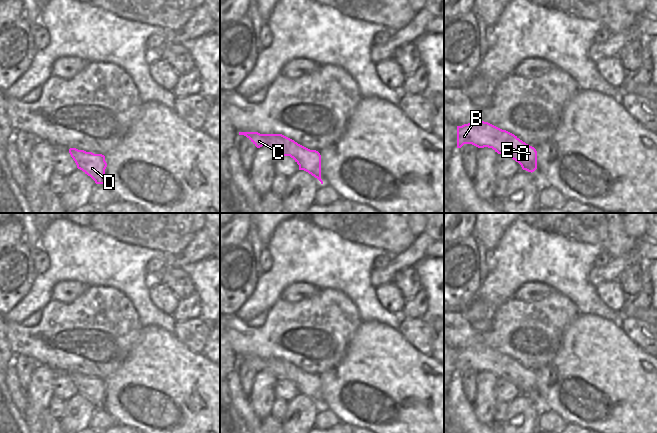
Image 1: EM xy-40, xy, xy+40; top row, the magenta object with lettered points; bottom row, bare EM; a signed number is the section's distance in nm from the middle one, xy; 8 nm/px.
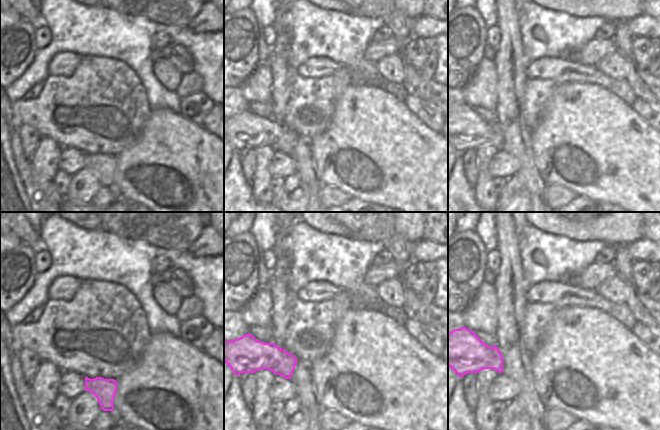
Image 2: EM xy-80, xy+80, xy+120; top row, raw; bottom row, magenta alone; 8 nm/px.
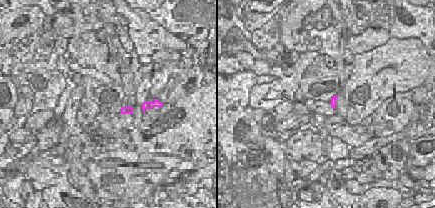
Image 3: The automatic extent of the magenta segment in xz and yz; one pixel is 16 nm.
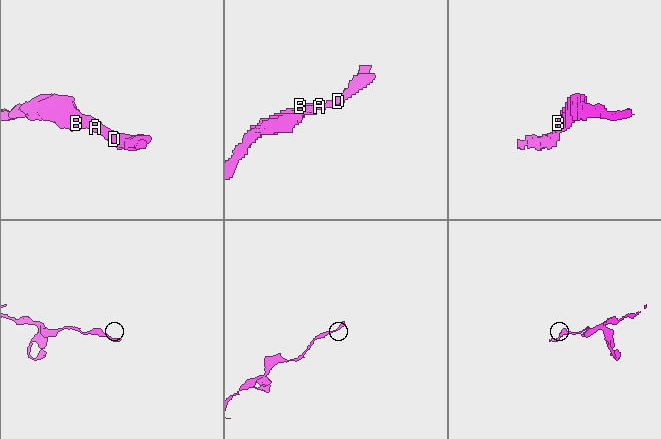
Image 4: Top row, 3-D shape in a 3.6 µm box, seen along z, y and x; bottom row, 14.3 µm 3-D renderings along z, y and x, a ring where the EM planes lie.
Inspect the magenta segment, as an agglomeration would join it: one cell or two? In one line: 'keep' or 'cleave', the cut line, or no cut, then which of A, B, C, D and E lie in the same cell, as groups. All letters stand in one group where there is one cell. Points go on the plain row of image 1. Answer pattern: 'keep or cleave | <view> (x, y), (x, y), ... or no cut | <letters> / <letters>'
keep | no cut | A B C D E

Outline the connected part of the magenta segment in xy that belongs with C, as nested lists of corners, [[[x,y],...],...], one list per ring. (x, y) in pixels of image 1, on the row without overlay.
[[[239,356],[246,360],[257,372],[266,370],[277,380],[290,380],[304,394],[317,402],[321,408],[321,379],[282,358],[260,358],[258,356]]]

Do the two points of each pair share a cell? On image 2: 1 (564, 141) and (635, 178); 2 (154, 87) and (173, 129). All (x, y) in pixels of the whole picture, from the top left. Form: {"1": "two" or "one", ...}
{"1": "one", "2": "two"}

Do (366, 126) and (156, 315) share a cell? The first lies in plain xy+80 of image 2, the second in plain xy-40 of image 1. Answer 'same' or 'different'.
different

